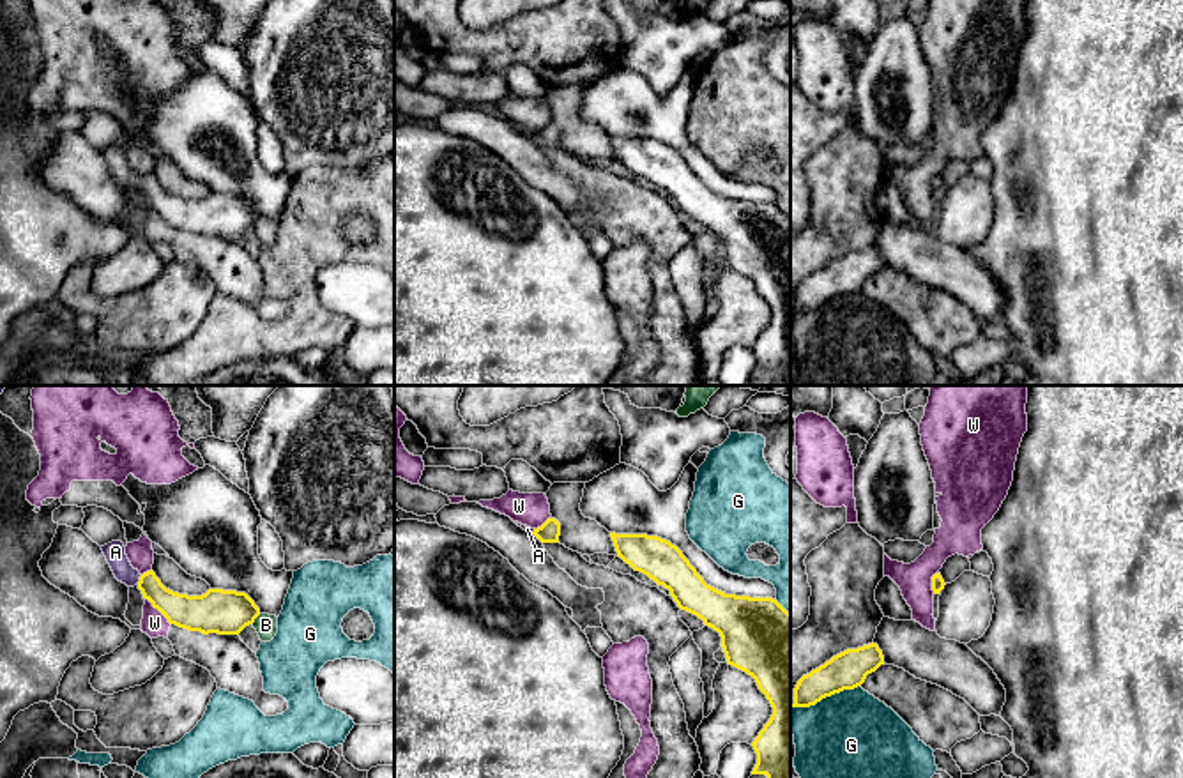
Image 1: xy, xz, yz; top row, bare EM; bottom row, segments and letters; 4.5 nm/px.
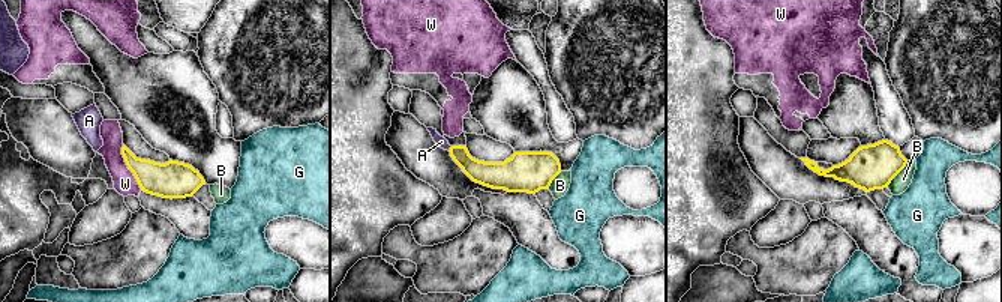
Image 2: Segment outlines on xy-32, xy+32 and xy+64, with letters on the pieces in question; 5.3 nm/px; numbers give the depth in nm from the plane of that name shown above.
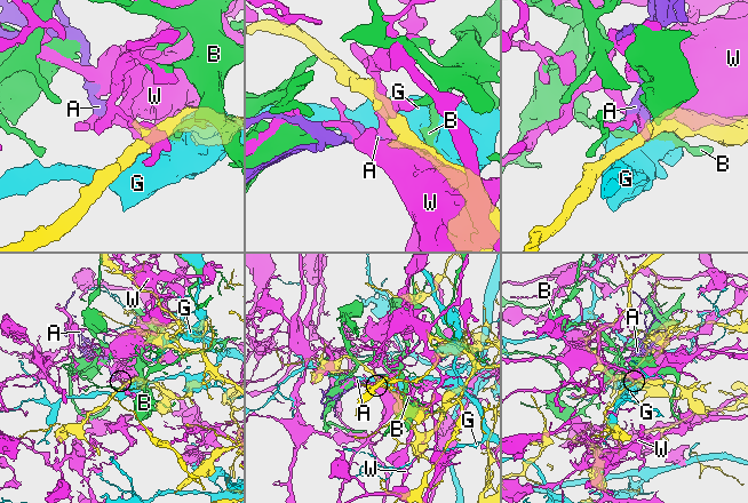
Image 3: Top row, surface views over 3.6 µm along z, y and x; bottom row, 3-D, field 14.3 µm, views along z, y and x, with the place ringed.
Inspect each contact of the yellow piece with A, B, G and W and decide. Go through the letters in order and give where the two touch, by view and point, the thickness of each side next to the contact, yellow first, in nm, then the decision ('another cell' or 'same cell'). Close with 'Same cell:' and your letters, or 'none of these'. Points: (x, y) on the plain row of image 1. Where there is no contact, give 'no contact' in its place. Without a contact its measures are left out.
A: contact xy (140, 184); calibres 150 and 100 nm; same cell
B: contact xy (255, 221); calibres 200 and 100 nm; another cell
G: contact yz (826, 299); calibres 170 and 480 nm; another cell
W: contact xy (158, 213); calibres 190 and 110 nm; another cell
Same cell: A

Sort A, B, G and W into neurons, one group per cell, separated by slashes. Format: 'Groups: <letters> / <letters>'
Groups: A / B / G / W

